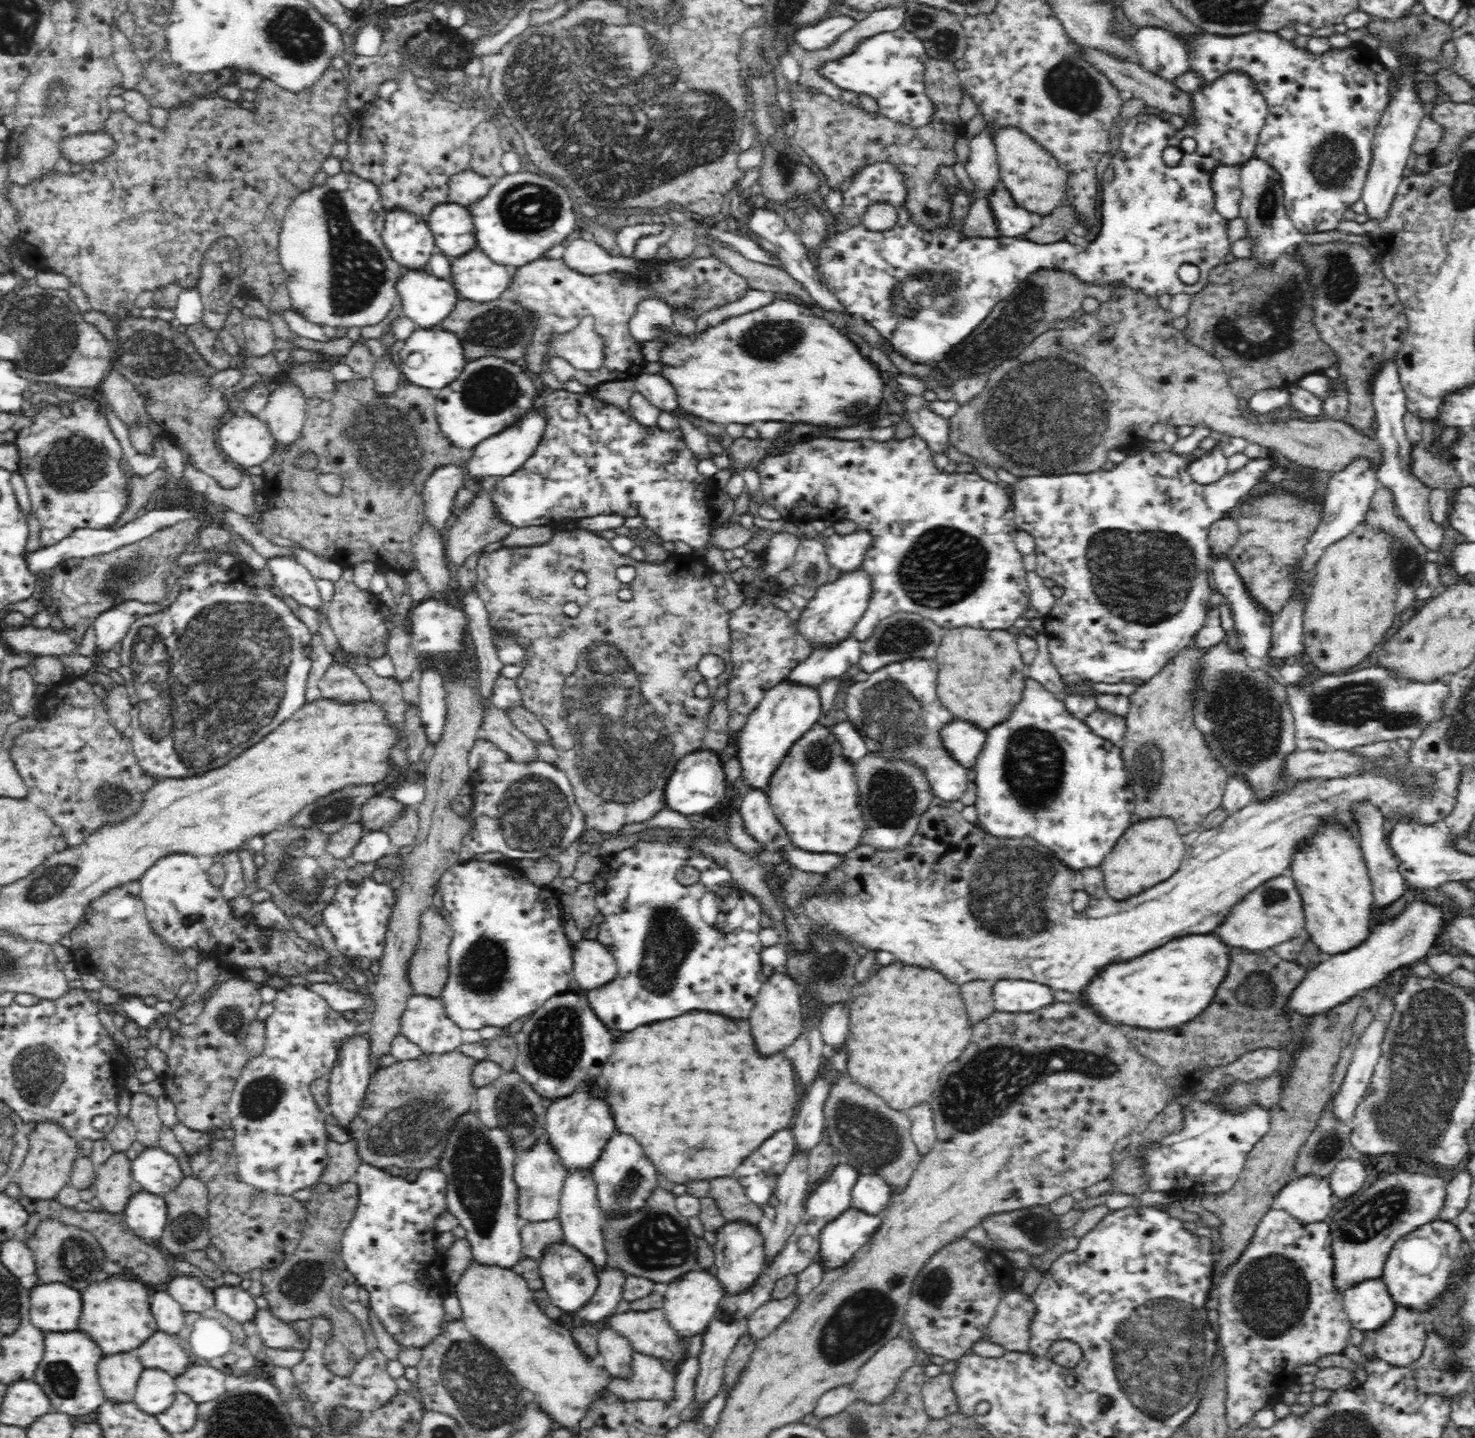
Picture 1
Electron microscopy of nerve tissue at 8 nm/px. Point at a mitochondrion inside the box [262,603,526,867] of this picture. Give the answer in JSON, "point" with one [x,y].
{"point":[338,807]}

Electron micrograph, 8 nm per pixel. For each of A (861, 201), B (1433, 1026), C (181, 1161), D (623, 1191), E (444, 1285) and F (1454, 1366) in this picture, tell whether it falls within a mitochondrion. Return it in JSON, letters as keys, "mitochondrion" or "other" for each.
{"A":"other","B":"mitochondrion","C":"other","D":"mitochondrion","E":"other","F":"mitochondrion"}

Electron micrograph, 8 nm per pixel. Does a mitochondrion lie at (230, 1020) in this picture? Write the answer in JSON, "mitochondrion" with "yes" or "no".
{"mitochondrion":"yes"}

